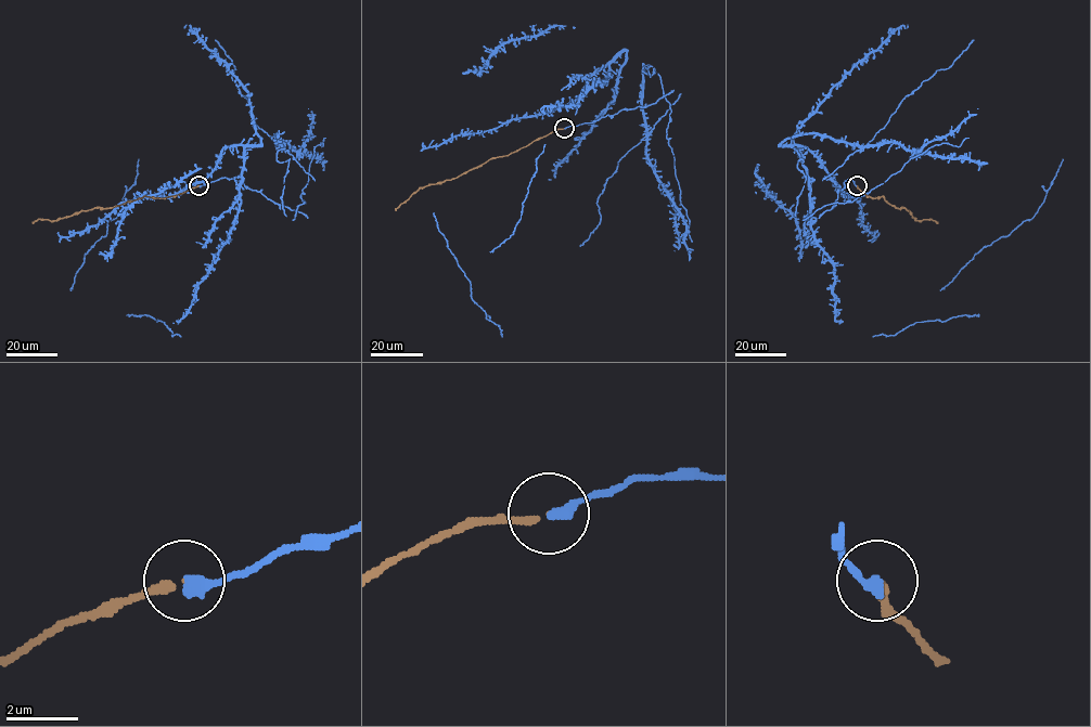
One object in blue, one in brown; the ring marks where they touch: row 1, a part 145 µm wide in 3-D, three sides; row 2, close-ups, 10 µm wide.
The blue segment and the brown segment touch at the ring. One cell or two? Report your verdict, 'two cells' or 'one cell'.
one cell

